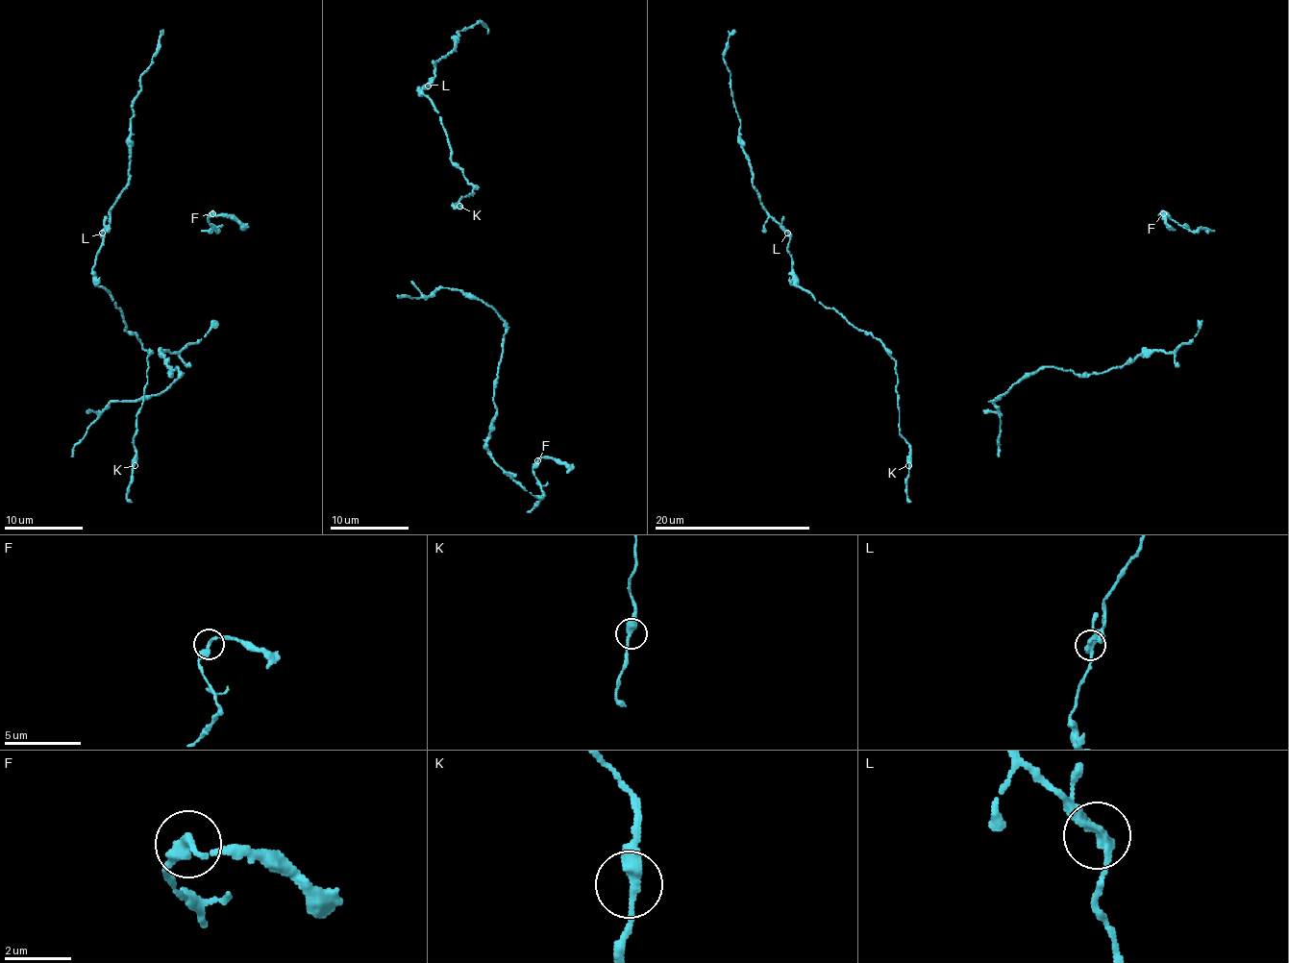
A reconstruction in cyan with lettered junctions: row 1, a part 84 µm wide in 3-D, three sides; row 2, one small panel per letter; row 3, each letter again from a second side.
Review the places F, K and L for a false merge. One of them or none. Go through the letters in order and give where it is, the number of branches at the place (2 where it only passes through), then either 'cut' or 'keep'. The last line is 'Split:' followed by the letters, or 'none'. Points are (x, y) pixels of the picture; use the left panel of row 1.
F: (212, 213) | 2 | keep
K: (135, 465) | 2 | keep
L: (102, 233) | 2 | keep
Split: none

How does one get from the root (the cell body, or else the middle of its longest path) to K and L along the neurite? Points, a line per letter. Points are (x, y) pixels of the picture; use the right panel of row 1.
K: (910, 444), (908, 465)
L: (910, 444), (899, 432), (895, 359), (879, 340), (814, 301), (797, 283), (787, 233)

